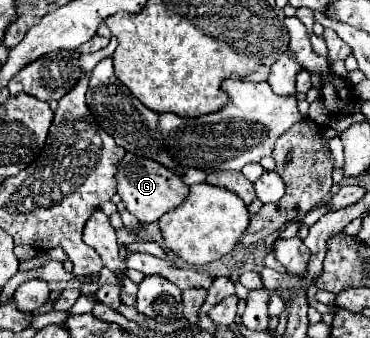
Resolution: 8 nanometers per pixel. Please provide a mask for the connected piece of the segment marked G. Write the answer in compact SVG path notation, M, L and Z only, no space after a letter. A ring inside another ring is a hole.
M126 153L124 161L118 167L118 195L122 197L126 209L138 217L140 223L154 223L158 221L164 213L172 211L184 199L188 197L188 185L182 181L180 175L174 175L170 169L162 167L160 163L144 157L136 157L132 153Z

